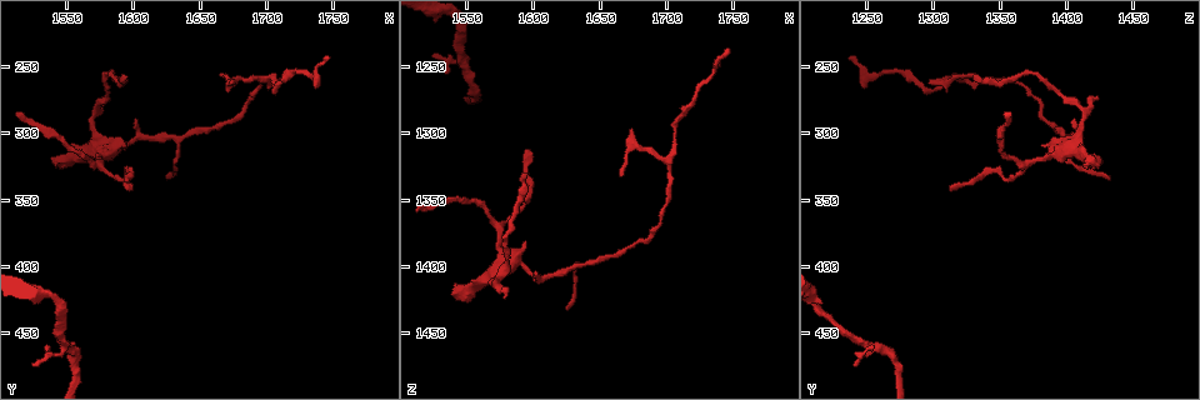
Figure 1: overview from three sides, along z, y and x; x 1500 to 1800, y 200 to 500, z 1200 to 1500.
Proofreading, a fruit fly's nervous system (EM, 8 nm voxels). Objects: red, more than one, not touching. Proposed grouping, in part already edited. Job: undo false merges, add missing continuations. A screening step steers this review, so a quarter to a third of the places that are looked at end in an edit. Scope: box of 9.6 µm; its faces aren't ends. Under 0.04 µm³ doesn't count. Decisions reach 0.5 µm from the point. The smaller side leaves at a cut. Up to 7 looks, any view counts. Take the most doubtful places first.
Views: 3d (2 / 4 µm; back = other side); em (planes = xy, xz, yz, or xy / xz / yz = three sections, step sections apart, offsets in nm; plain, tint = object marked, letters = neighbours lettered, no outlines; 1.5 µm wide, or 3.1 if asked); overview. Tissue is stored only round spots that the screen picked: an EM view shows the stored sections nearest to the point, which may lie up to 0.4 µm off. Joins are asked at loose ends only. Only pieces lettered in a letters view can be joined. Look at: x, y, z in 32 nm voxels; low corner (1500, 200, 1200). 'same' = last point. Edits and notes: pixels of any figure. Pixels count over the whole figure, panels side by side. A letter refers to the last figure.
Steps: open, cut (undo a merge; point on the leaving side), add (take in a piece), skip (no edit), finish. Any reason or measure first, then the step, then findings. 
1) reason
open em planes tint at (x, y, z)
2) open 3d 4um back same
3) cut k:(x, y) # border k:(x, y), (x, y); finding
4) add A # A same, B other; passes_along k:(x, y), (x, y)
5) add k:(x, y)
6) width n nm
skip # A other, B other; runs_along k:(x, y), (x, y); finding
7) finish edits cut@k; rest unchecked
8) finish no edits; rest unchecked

branch stops here
open em xz step 4 tint at (1538, 320, 1422)

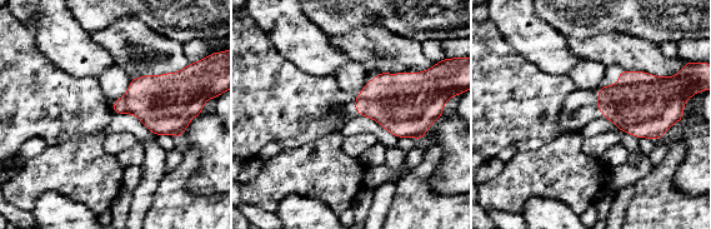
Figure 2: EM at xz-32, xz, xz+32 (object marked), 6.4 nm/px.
open em planes letters same

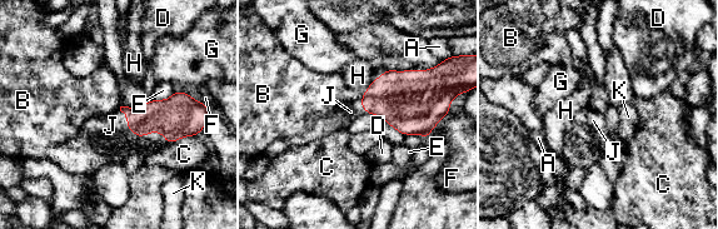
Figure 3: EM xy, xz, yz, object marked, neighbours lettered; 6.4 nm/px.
width 180 nm; longest_contact J 380 nm
add J # A other, B other, C other, D other, E other, F other, G other, H other, J same, K other; it goes on there

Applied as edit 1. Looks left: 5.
see it whole again
open overview

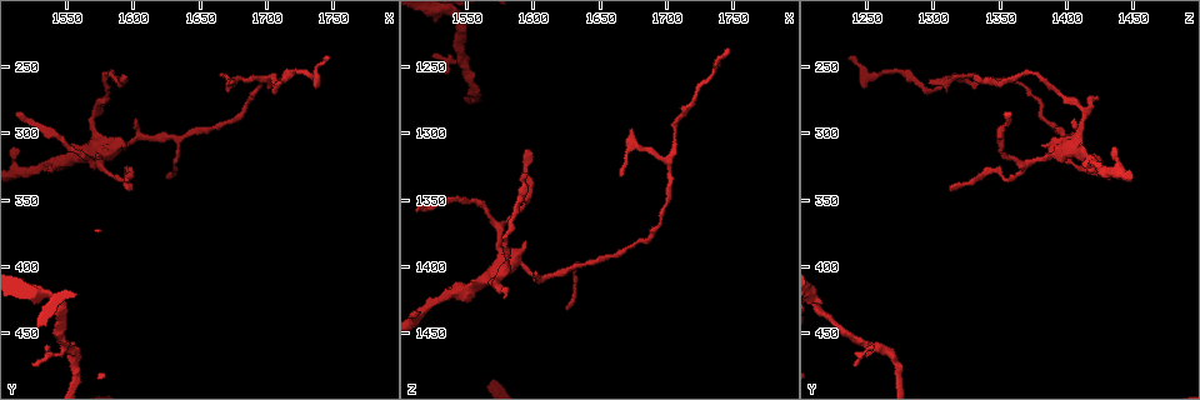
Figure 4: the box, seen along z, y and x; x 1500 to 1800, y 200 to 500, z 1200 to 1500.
branch stops here
open 3d 2um back at (1526, 472, 1242)

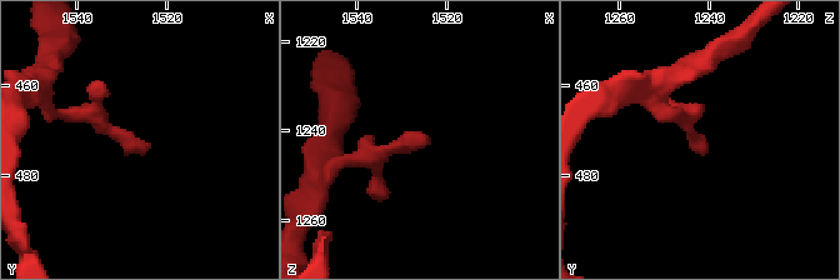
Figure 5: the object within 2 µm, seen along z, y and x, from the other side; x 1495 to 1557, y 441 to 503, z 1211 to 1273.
need the tissue
open em planes plain at (1525, 474, 1243)

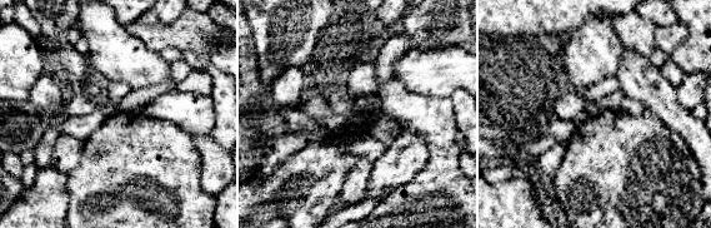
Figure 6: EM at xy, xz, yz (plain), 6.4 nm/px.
see the neighbours
open em planes letters same

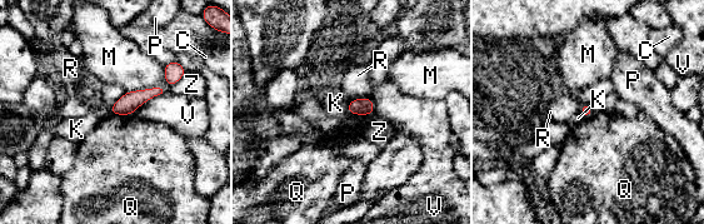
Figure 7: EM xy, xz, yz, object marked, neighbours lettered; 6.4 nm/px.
skip # C other, K other, M other, P other, Q other, R other, V other, Z other; border 7:(349, 113), (373, 114); none of them fits

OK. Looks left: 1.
thin end
open em planes letters at (1604, 290, 1406)

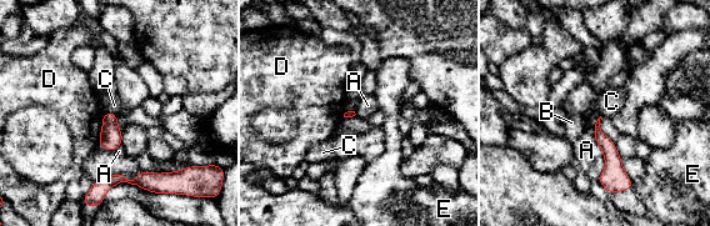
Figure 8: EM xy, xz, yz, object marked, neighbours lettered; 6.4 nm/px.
skip # A other, B other, C other, D other, E other; border 8:(600, 115), (595, 141), (603, 155); none of them fits

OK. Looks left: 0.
finish edits add@3; rest unchecked

